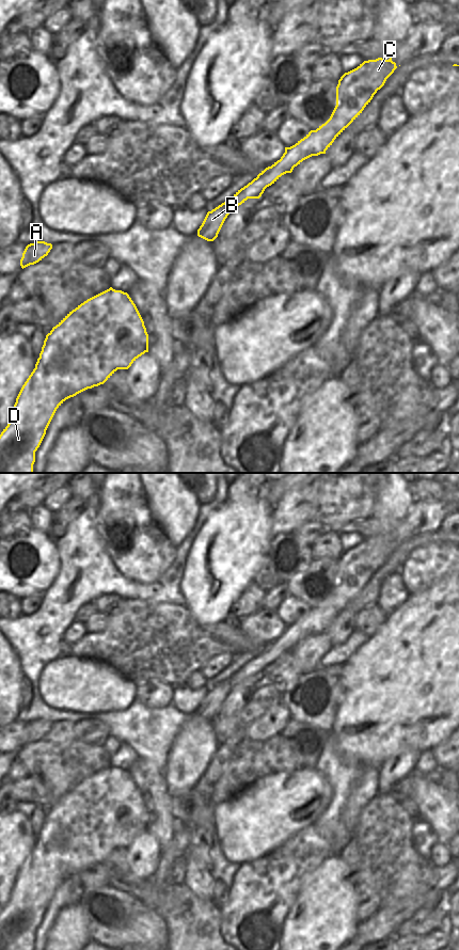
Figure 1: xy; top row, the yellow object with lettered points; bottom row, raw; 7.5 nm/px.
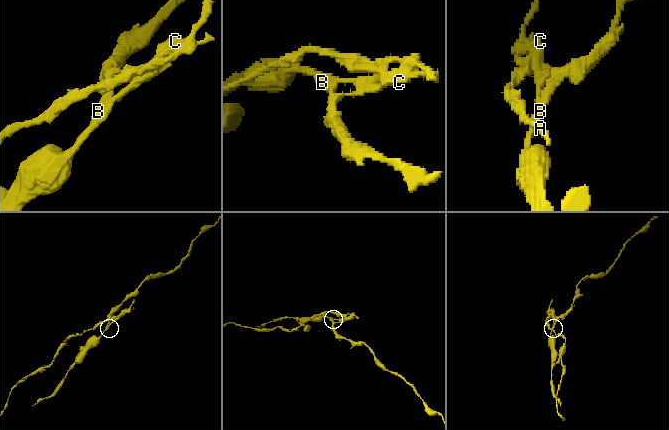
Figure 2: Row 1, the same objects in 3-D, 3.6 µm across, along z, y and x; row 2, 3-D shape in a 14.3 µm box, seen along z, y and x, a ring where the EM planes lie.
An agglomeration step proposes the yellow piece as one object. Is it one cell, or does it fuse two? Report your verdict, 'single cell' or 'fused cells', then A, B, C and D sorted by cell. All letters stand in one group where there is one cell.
fused cells | A C / B D

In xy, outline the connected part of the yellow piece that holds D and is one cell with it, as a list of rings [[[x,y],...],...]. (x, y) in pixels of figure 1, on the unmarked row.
[[[110,765],[69,790],[46,813],[35,846],[22,864],[10,900],[0,913],[0,950],[33,950],[35,930],[57,887],[66,877],[104,862],[117,848],[128,848],[145,830],[148,830],[148,812],[136,782],[127,771]]]

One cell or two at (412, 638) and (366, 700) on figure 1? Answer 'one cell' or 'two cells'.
one cell

